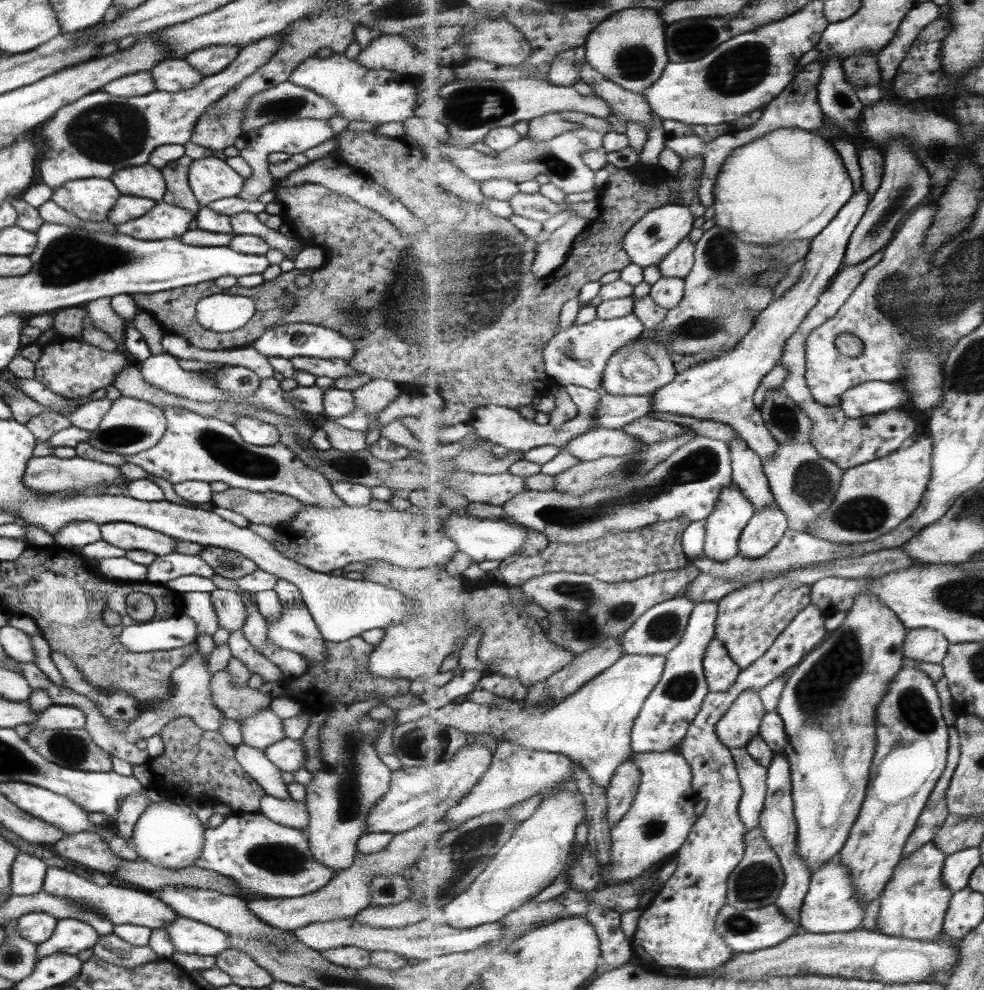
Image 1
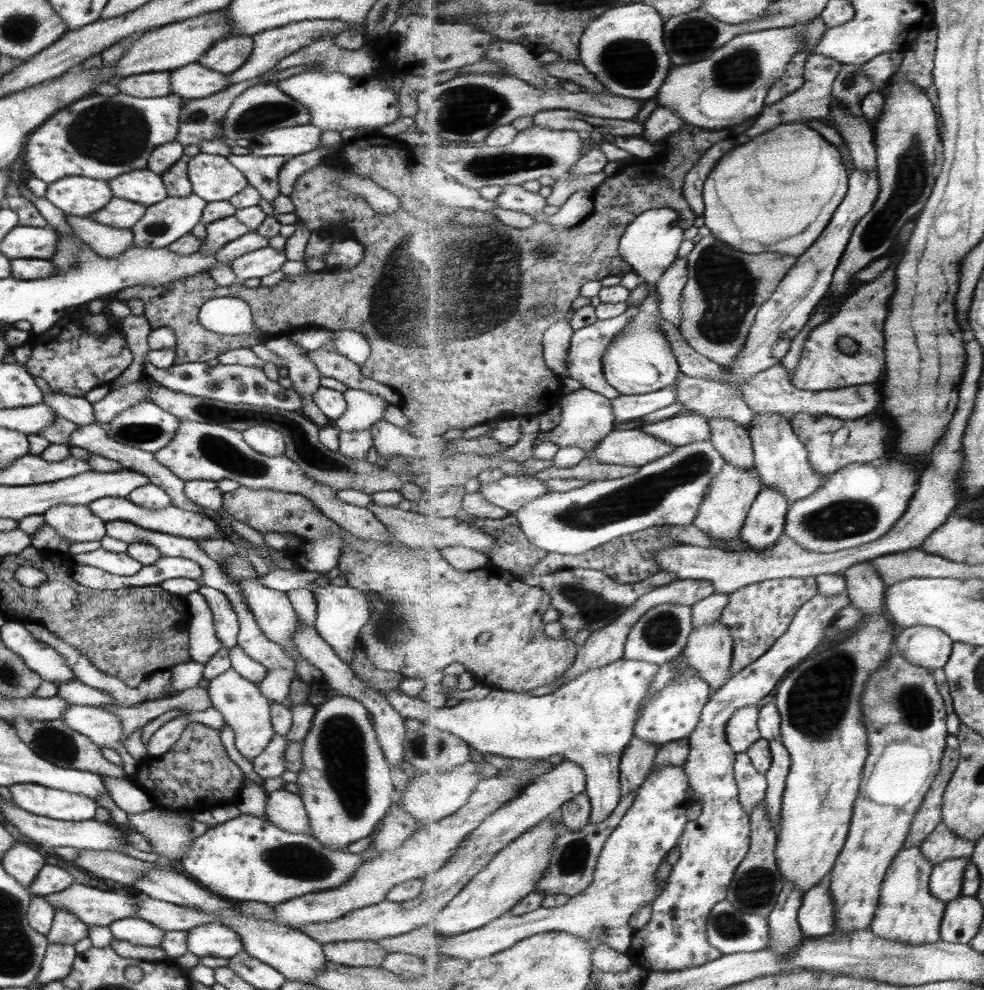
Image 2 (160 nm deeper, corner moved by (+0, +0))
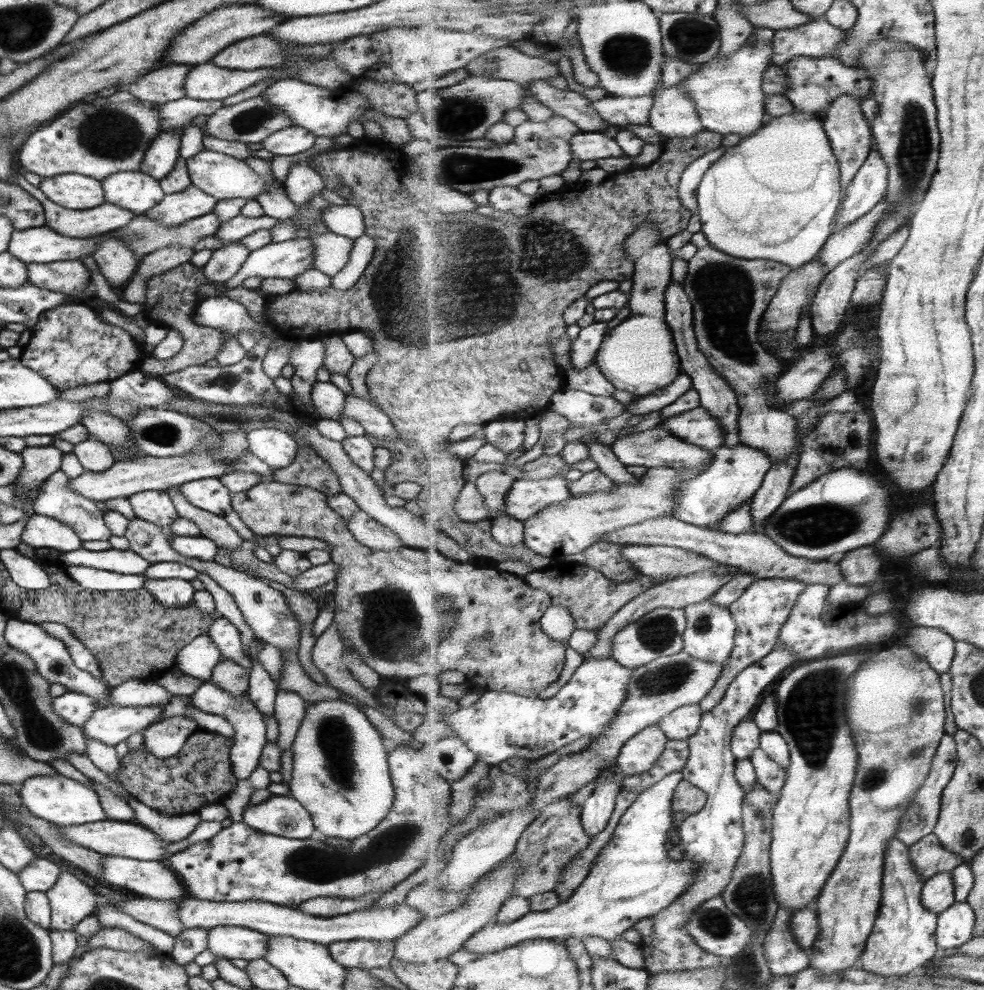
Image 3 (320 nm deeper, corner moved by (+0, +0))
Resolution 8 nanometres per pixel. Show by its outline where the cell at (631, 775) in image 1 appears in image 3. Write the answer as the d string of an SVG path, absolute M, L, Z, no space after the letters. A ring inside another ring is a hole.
M659 725L645 728L624 744L616 766L625 777L648 772L664 755L668 742L668 736Z

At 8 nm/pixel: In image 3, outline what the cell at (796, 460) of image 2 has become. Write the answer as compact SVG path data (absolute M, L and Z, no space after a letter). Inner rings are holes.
M710 244L699 248L688 261L688 274L685 279L687 295L694 304L694 327L701 352L708 356L712 367L736 391L740 400L741 440L743 444L760 448L771 455L773 465L786 461L793 453L798 451L799 429L796 417L785 410L773 407L768 399L768 386L784 373L783 364L760 343L760 331L764 314L777 295L781 283L789 276L792 268L788 264L776 260L747 260L721 252Z

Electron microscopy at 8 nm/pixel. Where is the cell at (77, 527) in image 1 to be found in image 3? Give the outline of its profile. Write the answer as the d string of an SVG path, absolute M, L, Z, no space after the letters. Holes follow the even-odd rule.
M61 469L48 476L42 482L32 500L31 505L34 513L60 520L64 525L70 526L77 538L83 542L87 542L87 540L108 540L112 534L106 527L102 512L98 510L96 501L89 500L73 492L73 489L68 487L68 482L67 475L61 472Z

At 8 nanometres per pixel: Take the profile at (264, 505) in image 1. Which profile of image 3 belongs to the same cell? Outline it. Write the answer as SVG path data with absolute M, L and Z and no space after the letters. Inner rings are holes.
M262 480L245 492L232 493L230 503L254 536L317 538L331 547L330 561L338 566L336 587L332 591L332 623L337 625L338 636L343 639L345 649L353 651L359 660L382 678L406 680L419 675L439 676L449 670L459 670L482 691L540 697L564 672L568 646L549 637L541 629L542 616L552 604L552 596L545 590L533 588L523 577L500 571L497 565L458 563L448 547L422 551L398 546L395 550L385 552L367 548L353 538L344 520L327 506L326 496L305 486ZM411 582L413 586L419 584L421 590L439 590L445 594L445 608L437 604L437 598L435 604L429 604L429 598L423 598L423 592L415 588L407 598L405 588L411 590ZM484 638L489 641L491 654L480 660L469 658L469 644Z

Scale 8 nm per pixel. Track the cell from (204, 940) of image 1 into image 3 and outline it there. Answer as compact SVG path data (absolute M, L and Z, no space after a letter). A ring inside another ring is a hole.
M236 926L213 927L206 936L206 948L215 957L227 960L263 959L266 955L268 935Z

